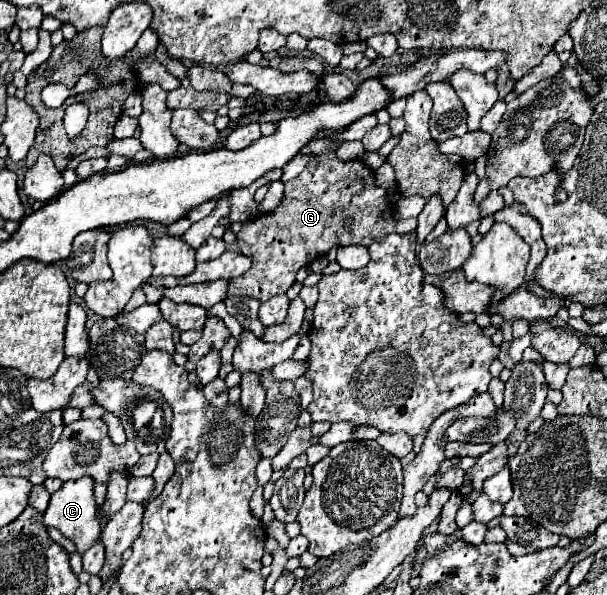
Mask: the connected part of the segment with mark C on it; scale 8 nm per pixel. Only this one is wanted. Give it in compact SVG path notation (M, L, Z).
M82 477L76 481L66 481L50 499L50 505L44 513L44 525L58 529L64 537L68 537L74 545L76 551L82 553L88 547L100 543L102 537L102 525L98 519L98 505L94 503L94 493L92 493L94 481L92 477Z

